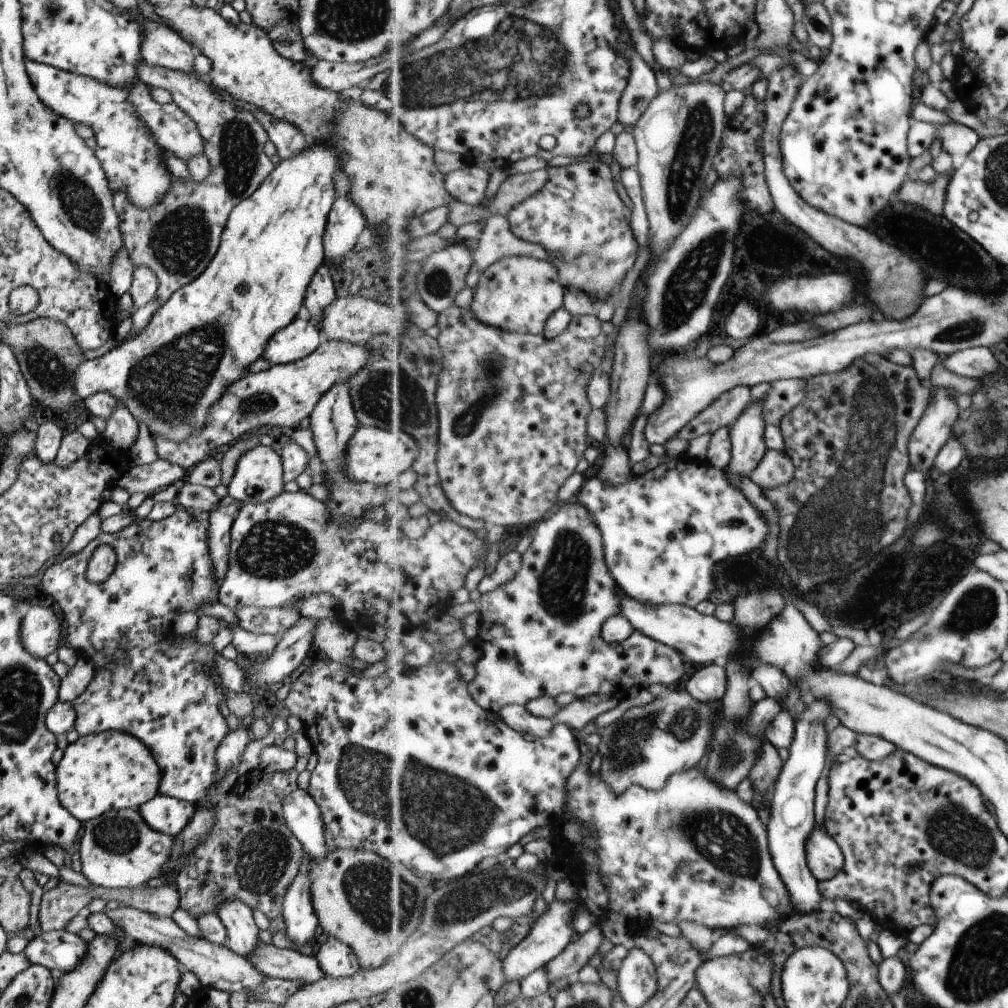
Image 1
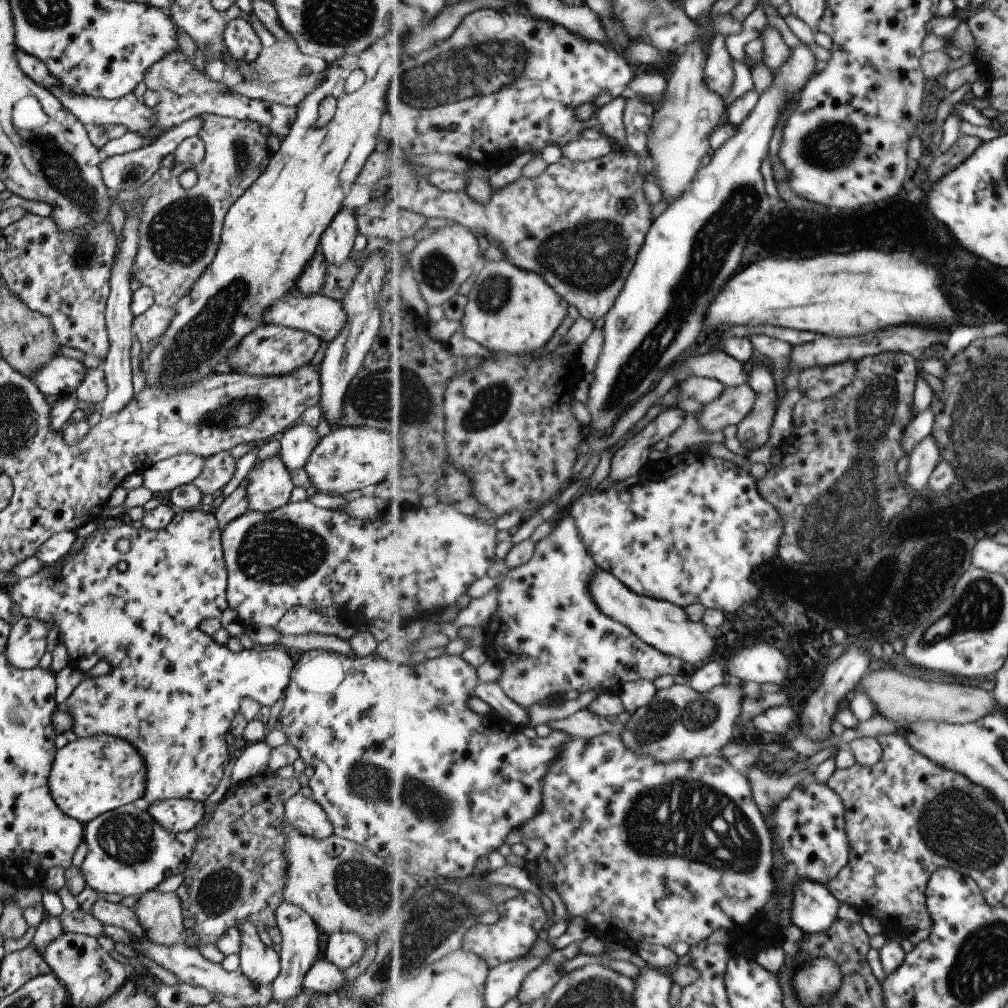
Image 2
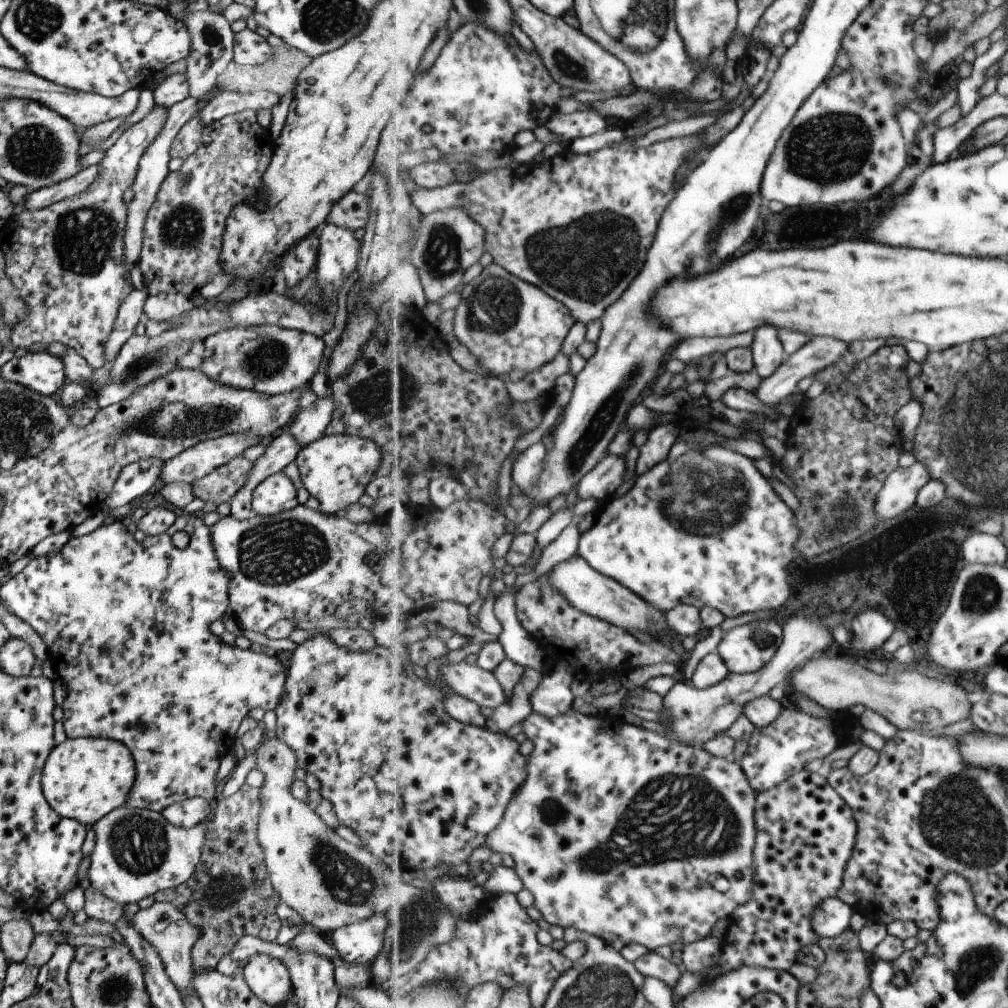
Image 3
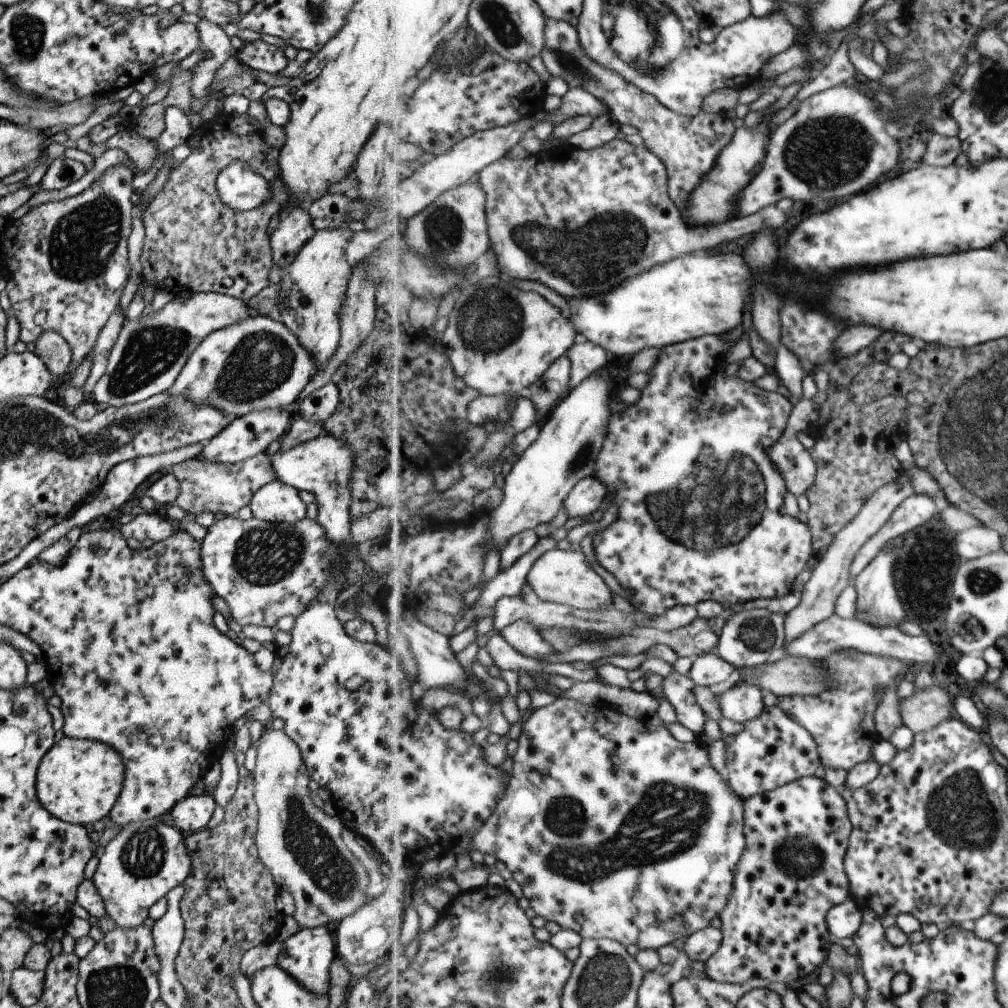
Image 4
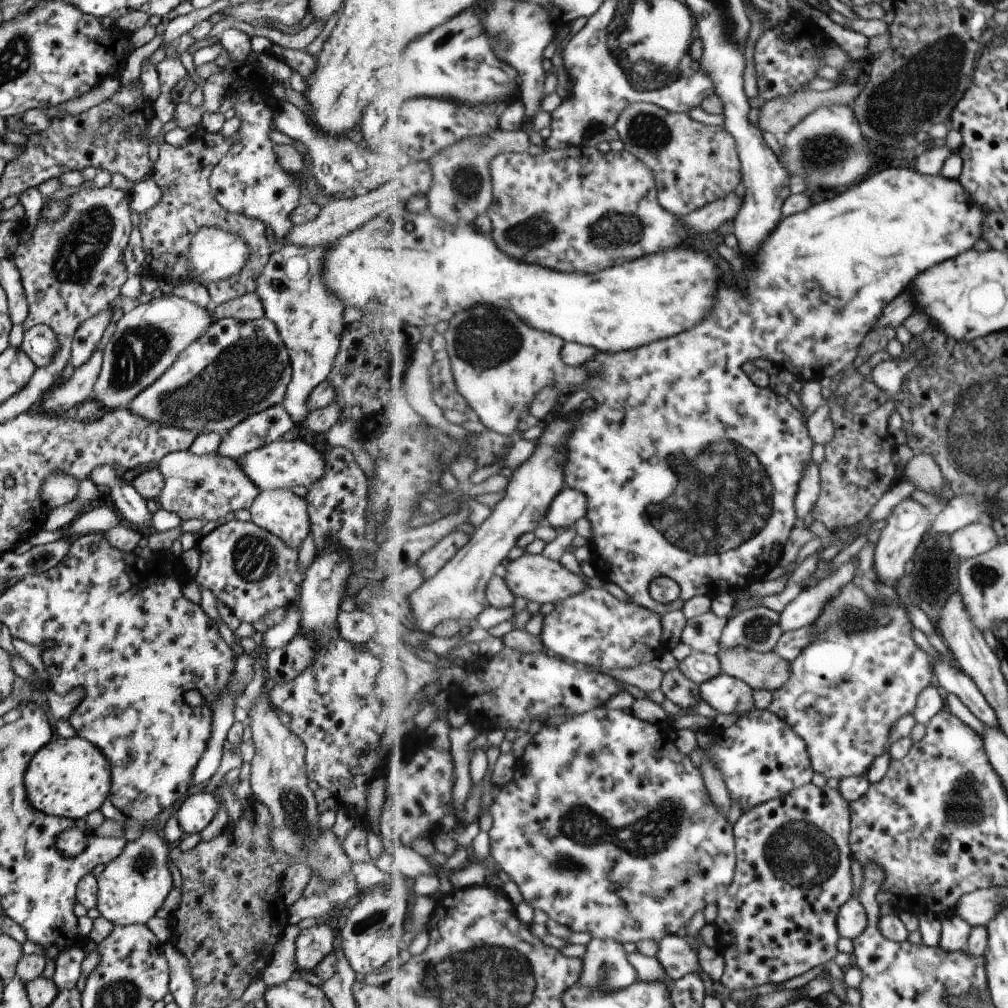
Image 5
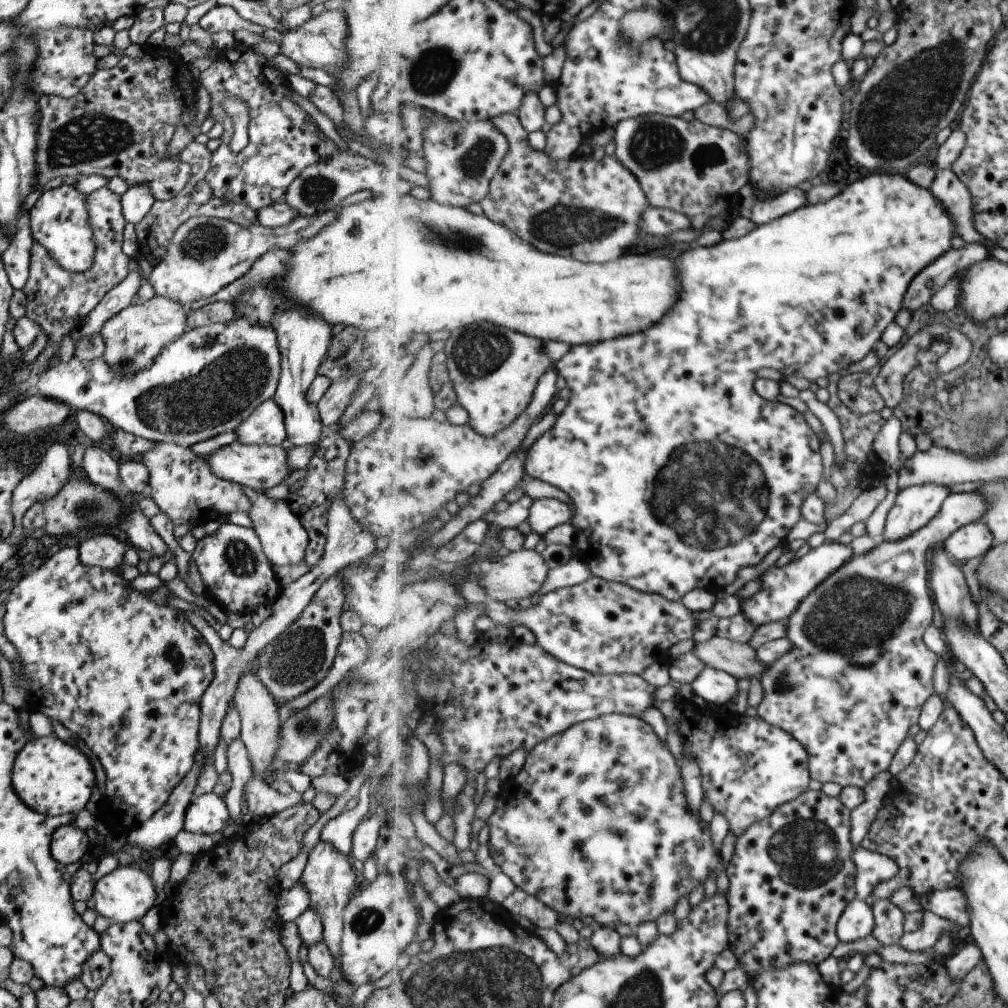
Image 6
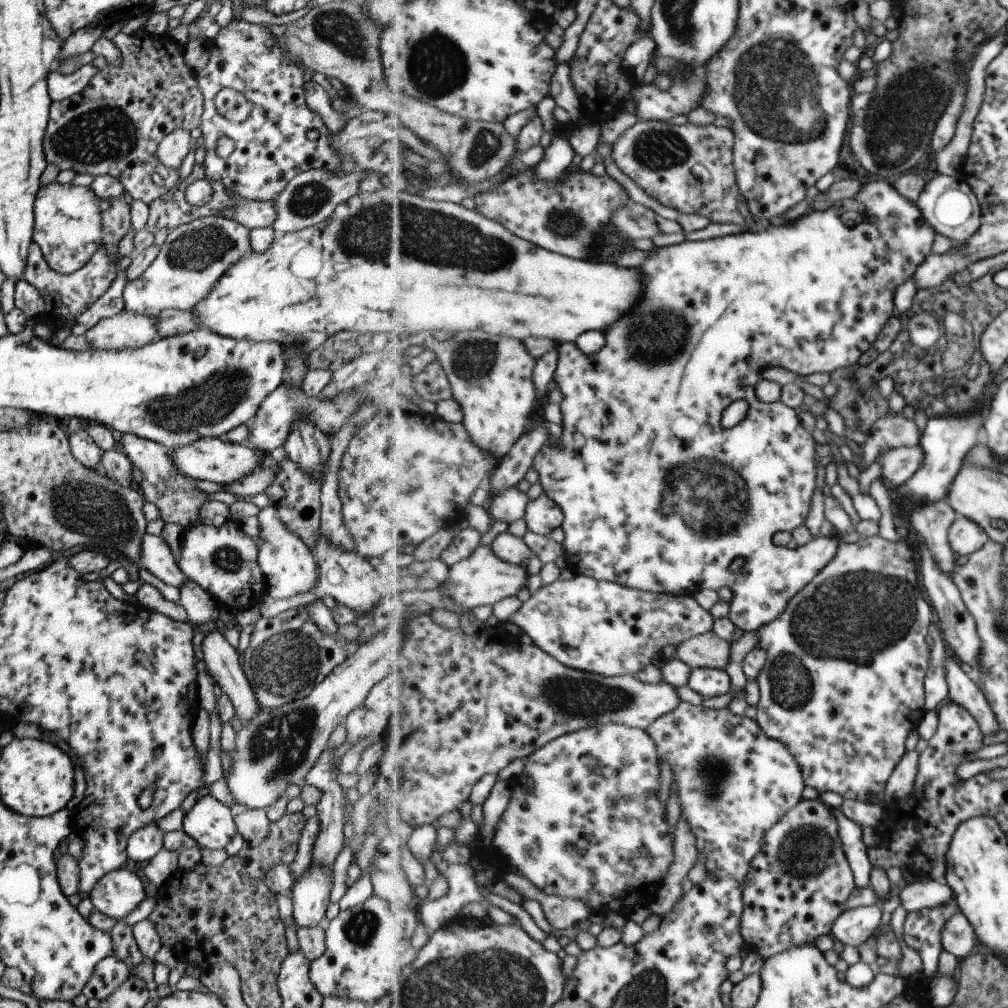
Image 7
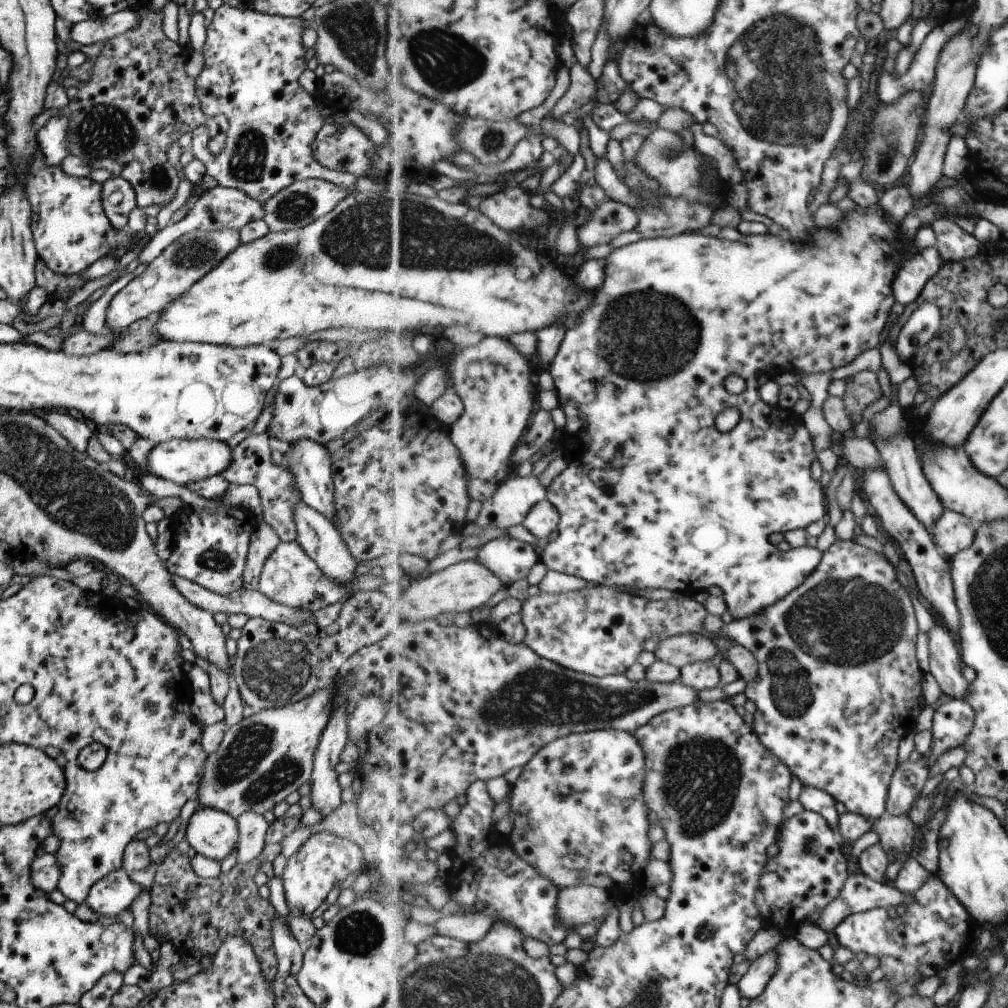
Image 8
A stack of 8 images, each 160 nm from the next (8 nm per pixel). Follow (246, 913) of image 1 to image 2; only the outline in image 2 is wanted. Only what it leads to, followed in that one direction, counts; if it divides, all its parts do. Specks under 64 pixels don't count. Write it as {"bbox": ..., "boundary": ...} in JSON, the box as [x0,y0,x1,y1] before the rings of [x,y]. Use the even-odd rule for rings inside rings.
{"bbox":[235,921,280,985],"boundary":[[[239,921],[235,926],[240,933],[237,970],[250,981],[269,985],[280,971],[278,954],[261,942],[255,927],[249,921]]]}

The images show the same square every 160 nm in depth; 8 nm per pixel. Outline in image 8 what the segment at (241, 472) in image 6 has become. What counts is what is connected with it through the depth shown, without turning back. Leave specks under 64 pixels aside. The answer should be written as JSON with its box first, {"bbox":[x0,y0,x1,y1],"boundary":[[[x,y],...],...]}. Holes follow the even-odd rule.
{"bbox":[137,438,231,487],"boundary":[[[205,438],[172,439],[159,442],[151,448],[145,458],[144,468],[137,467],[141,474],[150,474],[185,487],[187,482],[197,482],[221,474],[229,466],[229,462],[231,462],[231,450],[226,442],[205,440]]]}

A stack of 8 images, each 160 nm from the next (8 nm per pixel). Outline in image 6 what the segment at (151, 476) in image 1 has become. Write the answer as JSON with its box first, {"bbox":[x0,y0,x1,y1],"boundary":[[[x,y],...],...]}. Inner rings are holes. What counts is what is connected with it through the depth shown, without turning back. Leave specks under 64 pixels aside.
{"bbox":[233,401,286,445],"boundary":[[[261,401],[233,430],[242,445],[280,445],[286,438],[284,418],[275,401]]]}

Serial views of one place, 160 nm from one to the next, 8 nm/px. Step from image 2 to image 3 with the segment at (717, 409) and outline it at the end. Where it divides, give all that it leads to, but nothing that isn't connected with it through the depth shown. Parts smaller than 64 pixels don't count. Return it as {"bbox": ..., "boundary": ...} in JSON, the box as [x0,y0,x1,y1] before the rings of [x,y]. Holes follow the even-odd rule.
{"bbox":[754,338,848,405],"boundary":[[[813,338],[807,346],[803,346],[799,352],[795,352],[785,364],[782,364],[773,376],[761,381],[761,384],[754,390],[759,401],[766,405],[778,405],[788,396],[796,393],[797,384],[804,378],[815,376],[820,370],[827,368],[830,364],[836,363],[848,351],[845,342],[833,340],[833,338]]]}

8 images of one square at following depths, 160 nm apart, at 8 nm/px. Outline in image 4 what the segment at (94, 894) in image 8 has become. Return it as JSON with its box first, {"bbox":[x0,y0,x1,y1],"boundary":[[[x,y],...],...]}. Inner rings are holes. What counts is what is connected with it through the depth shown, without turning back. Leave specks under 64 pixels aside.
{"bbox":[90,818,190,926],"boundary":[[[150,818],[128,822],[105,843],[90,879],[115,926],[141,925],[147,917],[147,908],[187,878],[190,856],[184,845],[184,836],[170,822]]]}

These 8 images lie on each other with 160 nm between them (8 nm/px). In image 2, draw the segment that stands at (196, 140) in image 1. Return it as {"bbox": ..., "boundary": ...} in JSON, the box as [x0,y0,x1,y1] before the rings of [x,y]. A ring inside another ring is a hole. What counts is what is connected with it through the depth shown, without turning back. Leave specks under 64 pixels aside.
{"bbox":[49,81,154,135],"boundary":[[[143,81],[138,82],[131,92],[124,94],[118,99],[104,99],[101,97],[92,97],[84,94],[73,94],[61,86],[49,88],[49,92],[57,97],[57,100],[69,111],[79,122],[83,124],[119,124],[125,126],[127,131],[136,132],[140,135],[147,135],[152,128],[154,120],[154,107],[147,107],[143,103],[143,91],[146,89]]]}

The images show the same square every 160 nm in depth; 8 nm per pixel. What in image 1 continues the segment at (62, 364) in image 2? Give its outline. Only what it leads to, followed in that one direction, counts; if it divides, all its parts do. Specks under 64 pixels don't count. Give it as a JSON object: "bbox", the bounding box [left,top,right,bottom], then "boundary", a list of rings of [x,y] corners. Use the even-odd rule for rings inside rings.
{"bbox":[74,144,337,443],"boundary":[[[313,144],[311,148],[302,150],[290,159],[275,165],[271,172],[262,180],[262,183],[259,184],[257,190],[231,209],[226,225],[222,230],[216,253],[205,267],[205,270],[195,280],[192,280],[188,285],[178,288],[165,302],[162,302],[155,309],[147,324],[137,334],[125,337],[106,354],[91,360],[84,360],[78,366],[74,374],[75,398],[82,401],[84,398],[99,391],[107,392],[115,400],[122,403],[137,423],[145,424],[145,428],[147,428],[150,436],[180,443],[186,441],[187,437],[198,435],[199,431],[206,426],[209,407],[222,397],[222,394],[226,392],[226,389],[231,386],[232,382],[238,381],[246,374],[249,374],[247,366],[253,364],[255,360],[262,356],[262,352],[266,348],[267,339],[271,338],[278,330],[285,328],[296,318],[295,315],[299,308],[301,308],[302,300],[311,277],[319,266],[325,263],[322,236],[327,222],[327,213],[335,198],[333,186],[329,186],[331,184],[329,176],[331,176],[331,172],[335,168],[337,168],[335,166],[335,156],[331,154],[329,148],[319,146],[319,144]]]}

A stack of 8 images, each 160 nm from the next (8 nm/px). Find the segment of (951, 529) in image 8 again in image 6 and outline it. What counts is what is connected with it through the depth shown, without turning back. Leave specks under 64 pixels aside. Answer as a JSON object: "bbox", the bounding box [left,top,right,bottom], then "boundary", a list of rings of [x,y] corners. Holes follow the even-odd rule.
{"bbox":[944,520,994,562],"boundary":[[[983,520],[965,525],[944,542],[947,552],[961,562],[983,557],[994,545],[994,532]]]}

